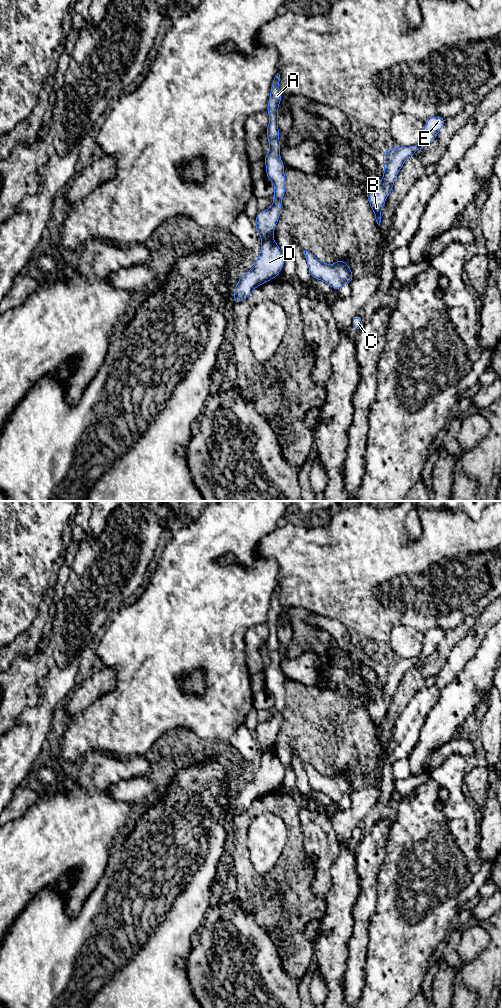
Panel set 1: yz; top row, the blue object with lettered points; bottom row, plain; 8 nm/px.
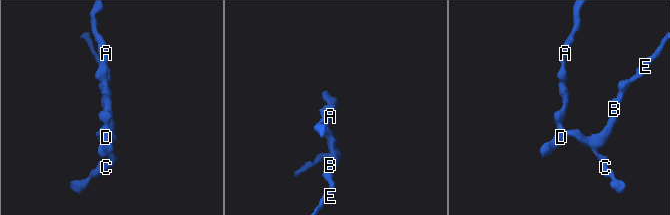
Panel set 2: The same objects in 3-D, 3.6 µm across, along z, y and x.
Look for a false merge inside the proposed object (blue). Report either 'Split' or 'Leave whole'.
Split

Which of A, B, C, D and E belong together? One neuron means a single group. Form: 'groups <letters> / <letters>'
groups A / B C D E

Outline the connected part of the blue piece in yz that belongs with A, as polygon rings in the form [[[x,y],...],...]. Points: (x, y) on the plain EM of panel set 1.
[[[277,585],[270,603],[270,610],[266,623],[269,626],[269,637],[265,643],[270,658],[269,664],[264,669],[266,676],[266,689],[274,696],[274,713],[267,722],[259,723],[255,730],[255,739],[263,752],[273,750],[276,736],[280,730],[282,711],[285,707],[286,691],[285,678],[280,670],[280,644],[278,641],[278,620],[283,611],[279,602],[280,586]]]

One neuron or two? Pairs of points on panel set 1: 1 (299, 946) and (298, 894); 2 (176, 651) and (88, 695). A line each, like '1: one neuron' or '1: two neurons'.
1: one neuron
2: two neurons

